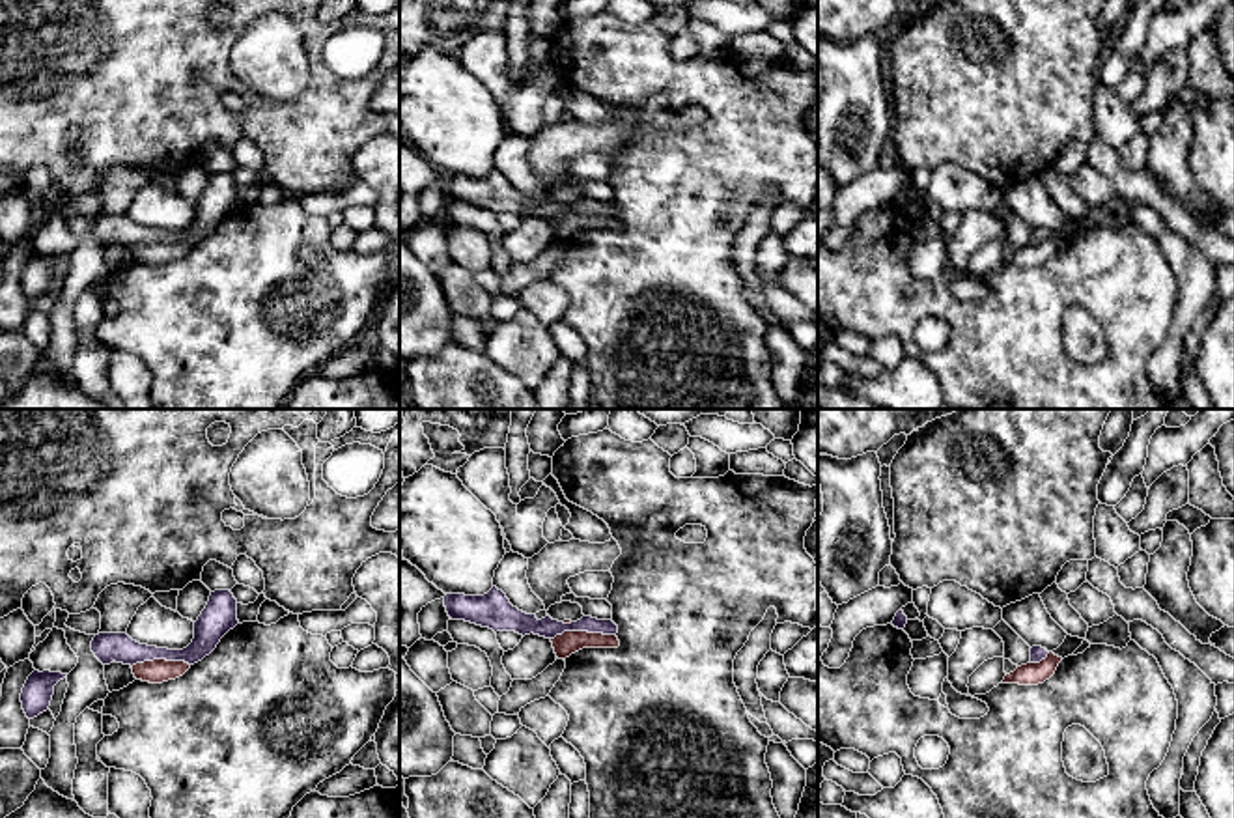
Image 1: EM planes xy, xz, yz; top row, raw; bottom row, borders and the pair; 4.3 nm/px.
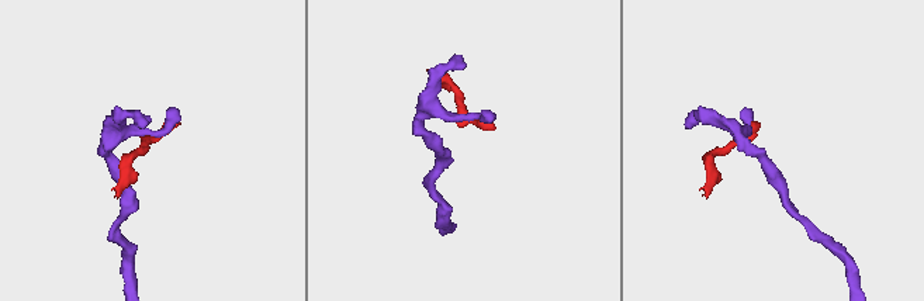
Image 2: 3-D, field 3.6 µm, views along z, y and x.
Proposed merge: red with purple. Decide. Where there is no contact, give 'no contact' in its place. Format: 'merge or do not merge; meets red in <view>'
do not merge; meets red in xz

